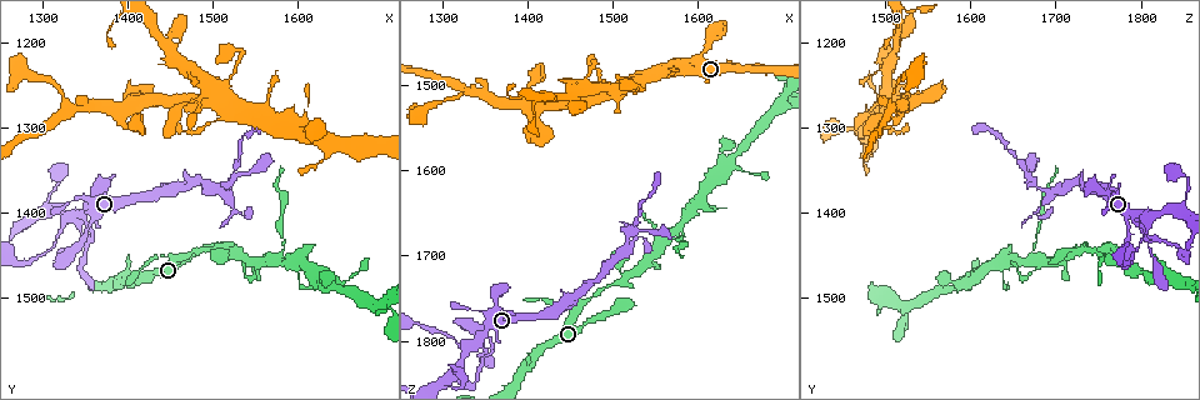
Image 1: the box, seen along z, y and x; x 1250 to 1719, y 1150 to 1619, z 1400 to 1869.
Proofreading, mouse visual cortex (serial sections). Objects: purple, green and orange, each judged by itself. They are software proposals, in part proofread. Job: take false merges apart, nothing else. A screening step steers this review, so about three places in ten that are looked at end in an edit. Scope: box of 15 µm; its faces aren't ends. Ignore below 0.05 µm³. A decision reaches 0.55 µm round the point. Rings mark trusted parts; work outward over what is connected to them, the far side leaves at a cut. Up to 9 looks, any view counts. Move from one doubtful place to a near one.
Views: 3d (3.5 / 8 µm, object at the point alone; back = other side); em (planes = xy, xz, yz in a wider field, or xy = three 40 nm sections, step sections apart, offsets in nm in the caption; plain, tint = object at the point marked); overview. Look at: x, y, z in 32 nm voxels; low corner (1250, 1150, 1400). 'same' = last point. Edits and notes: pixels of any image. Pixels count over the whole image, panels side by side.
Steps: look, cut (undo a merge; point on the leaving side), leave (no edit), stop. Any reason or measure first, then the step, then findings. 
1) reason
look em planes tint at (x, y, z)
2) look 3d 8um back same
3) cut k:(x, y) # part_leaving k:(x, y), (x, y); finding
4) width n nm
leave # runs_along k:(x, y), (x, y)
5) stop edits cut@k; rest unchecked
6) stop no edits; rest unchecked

side arm on a straight run
look 3d 3.5um back at (1520, 1355, 1670)

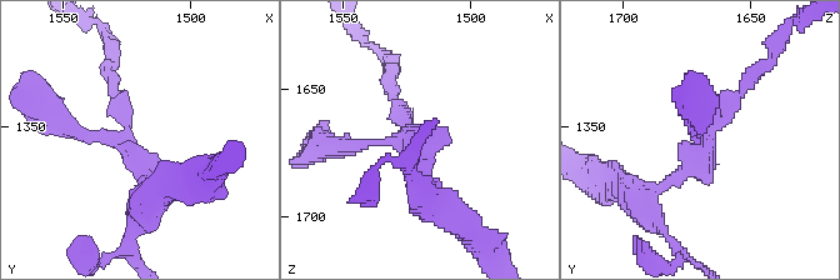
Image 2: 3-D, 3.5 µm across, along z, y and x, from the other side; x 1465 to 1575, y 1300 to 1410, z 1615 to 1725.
look em xy step 5 tint at (1526, 1358, 1670)

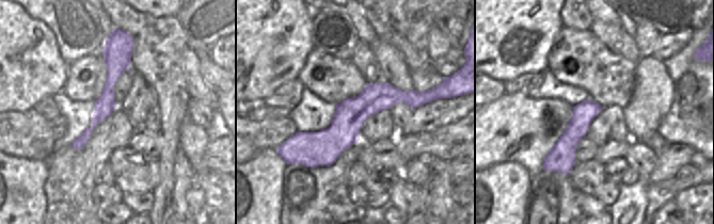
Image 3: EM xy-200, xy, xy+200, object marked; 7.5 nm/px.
arm_widths 150, 150, 200 nm
leave # runs_along 3:(425, 99), (375, 97), (328, 142), (291, 142); continuous, no second cell

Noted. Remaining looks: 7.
arms part here
look 3d 8um at (1455, 1455, 1765)

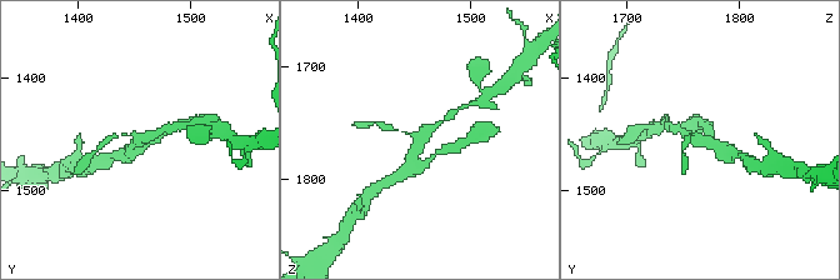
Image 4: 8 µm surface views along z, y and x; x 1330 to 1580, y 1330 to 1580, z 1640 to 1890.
now the EM
look em xy step 3 tint at (1456, 1454, 1766)

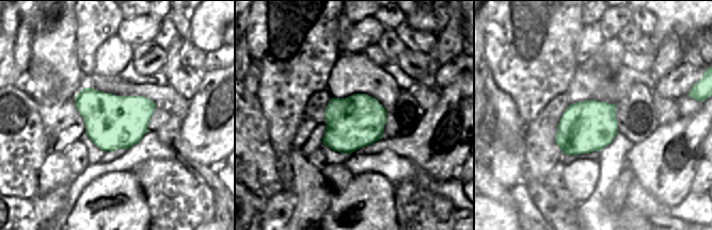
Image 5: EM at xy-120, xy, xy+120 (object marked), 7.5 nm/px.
width 400 nm
leave # runs_along 4:(411, 168), (419, 141), (448, 118); one cell here

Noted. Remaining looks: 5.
sharp bend
look 3d 3.5um back at (1590, 1290, 1485)

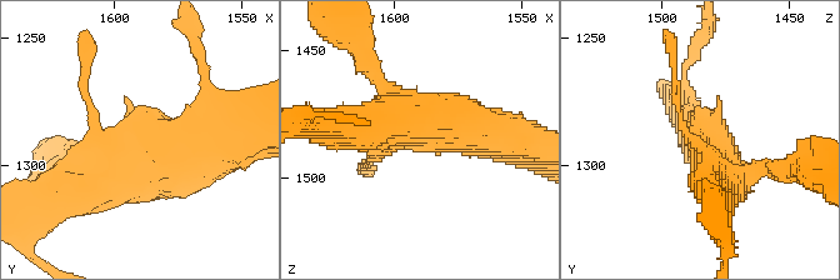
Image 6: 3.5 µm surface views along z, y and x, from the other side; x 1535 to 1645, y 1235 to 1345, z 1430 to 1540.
arm_widths 500, 600 nm
look em xy step 2 tint at (1586, 1288, 1481)

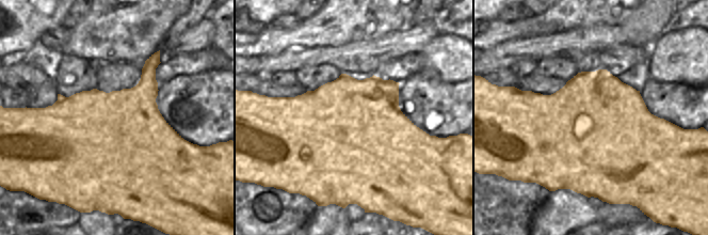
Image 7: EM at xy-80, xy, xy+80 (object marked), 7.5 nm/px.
width 950 nm
leave # runs_along 6:(105, 183), (159, 155), (148, 109); all the same cell

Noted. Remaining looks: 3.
arms run side by side
look 3d 3.5um at (1495, 1255, 1500)

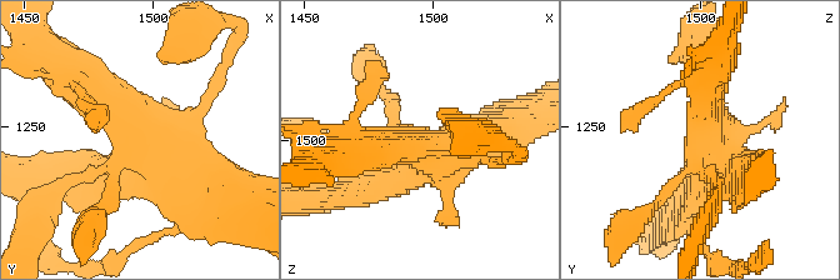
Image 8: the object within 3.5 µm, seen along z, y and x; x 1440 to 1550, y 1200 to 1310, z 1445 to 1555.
look em planes tint at (1494, 1257, 1502)

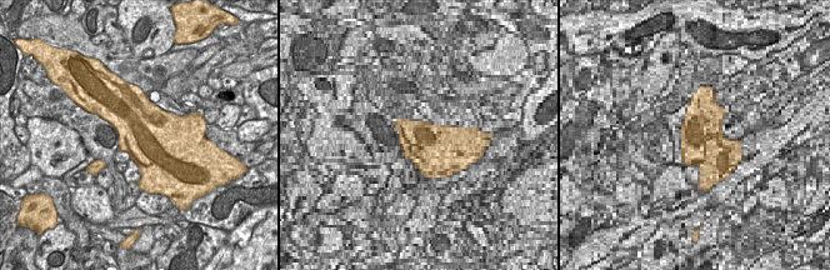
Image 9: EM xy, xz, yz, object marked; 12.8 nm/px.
look em xy step 2 tint same

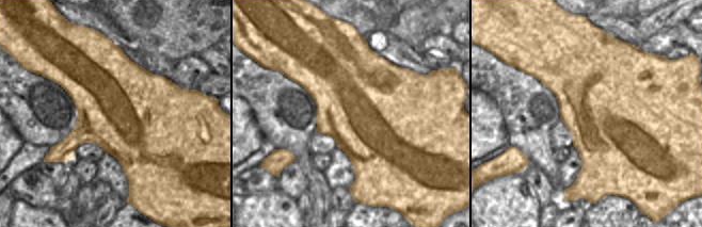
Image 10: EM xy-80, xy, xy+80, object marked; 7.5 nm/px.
leave # runs_along 8:(505, 129), (363, 189); all the same cell

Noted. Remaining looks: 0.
stop no edits; rest unchecked

